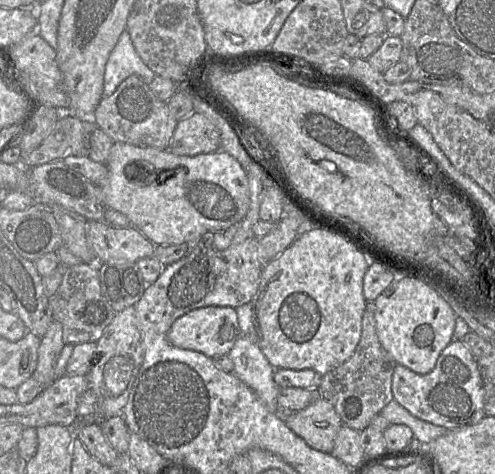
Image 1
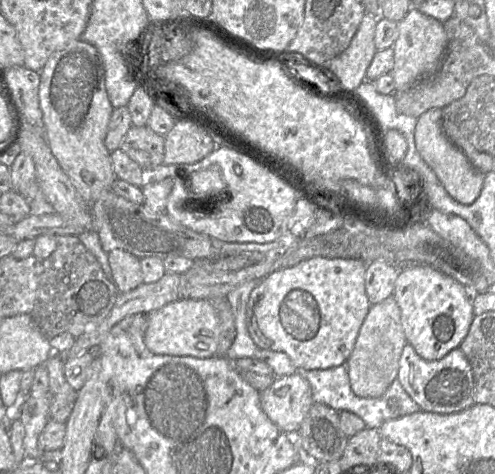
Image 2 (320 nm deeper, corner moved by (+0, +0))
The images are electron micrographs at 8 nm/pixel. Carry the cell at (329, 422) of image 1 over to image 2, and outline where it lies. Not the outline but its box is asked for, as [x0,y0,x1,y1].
[260,372,314,435]

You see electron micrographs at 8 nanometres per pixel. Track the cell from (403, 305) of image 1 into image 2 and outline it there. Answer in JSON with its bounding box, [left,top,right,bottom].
[393,265,474,361]

